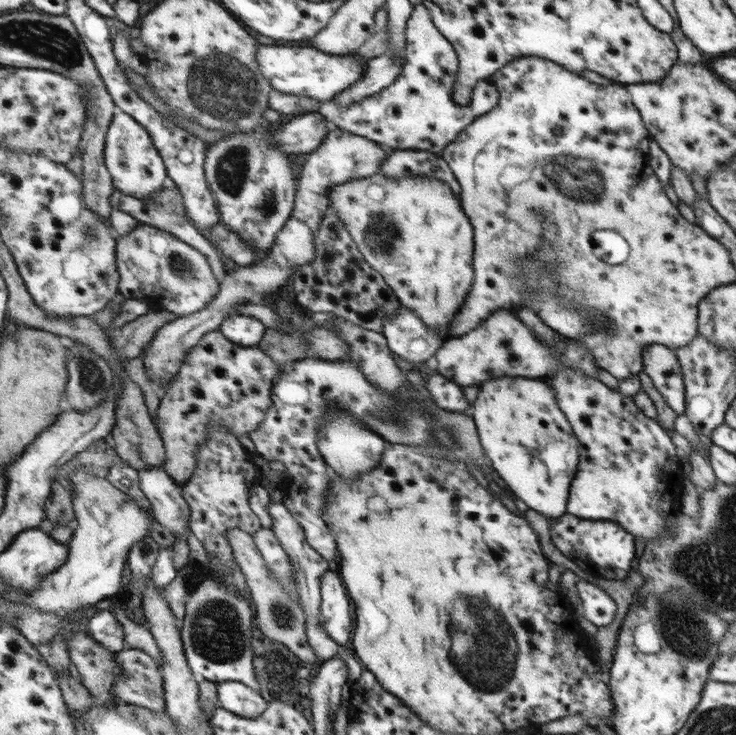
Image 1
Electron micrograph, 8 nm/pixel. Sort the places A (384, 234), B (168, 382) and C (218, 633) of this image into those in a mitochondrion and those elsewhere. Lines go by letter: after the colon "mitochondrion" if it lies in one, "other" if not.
A: mitochondrion
B: other
C: mitochondrion

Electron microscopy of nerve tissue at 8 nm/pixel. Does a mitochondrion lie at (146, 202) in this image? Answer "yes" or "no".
no

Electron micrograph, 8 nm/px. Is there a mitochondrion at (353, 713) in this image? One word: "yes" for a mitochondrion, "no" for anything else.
no

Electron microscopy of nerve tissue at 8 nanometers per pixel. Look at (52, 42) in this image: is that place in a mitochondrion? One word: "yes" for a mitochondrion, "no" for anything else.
yes

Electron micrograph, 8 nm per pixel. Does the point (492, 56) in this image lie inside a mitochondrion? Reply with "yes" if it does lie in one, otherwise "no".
no

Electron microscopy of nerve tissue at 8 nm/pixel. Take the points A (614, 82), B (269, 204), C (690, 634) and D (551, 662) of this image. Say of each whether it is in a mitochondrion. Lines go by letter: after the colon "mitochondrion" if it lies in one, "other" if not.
A: other
B: mitochondrion
C: mitochondrion
D: other

